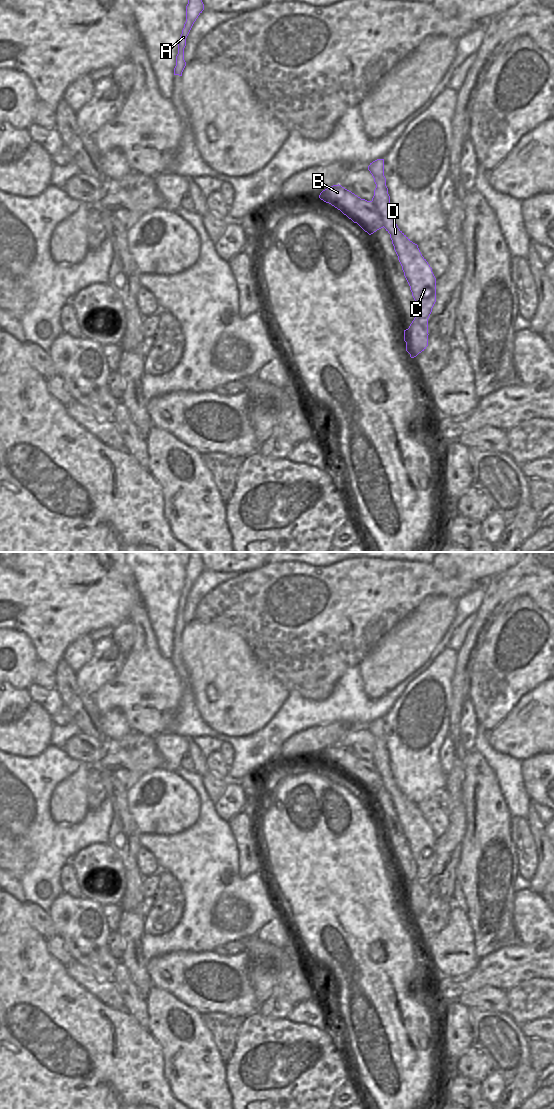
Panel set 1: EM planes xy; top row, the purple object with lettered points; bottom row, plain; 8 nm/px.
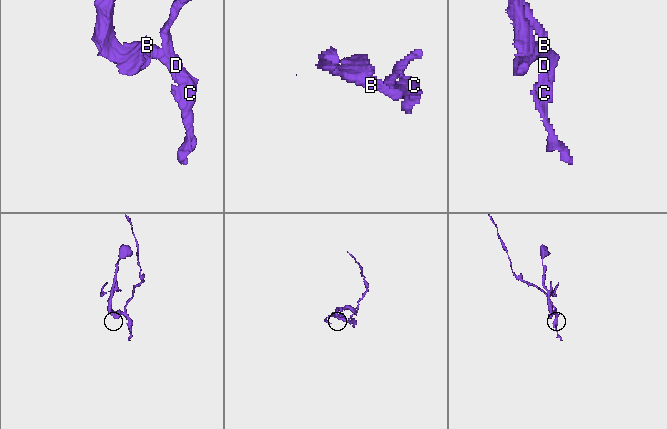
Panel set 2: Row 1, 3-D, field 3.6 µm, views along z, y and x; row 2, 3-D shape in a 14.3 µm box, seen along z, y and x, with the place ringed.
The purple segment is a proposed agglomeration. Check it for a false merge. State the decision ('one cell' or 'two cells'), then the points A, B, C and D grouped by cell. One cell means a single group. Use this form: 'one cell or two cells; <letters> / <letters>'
two cells; A B / C D

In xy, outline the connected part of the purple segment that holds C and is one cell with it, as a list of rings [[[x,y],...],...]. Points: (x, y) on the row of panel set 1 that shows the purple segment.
[[[384,159],[370,163],[368,170],[376,184],[372,201],[384,220],[384,228],[390,234],[394,250],[416,302],[416,316],[409,328],[404,330],[406,351],[411,358],[414,358],[428,346],[428,318],[436,302],[436,278],[418,245],[398,228],[394,220],[384,176]]]

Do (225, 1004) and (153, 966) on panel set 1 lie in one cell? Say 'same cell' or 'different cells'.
same cell

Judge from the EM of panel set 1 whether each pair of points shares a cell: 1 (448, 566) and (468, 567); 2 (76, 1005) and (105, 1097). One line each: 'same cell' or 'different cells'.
1: different cells
2: same cell

